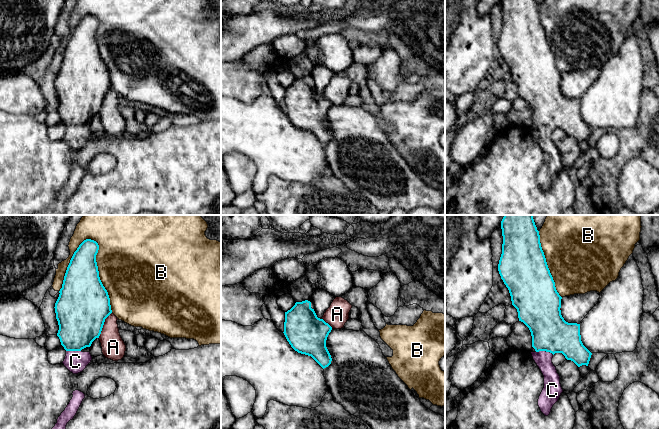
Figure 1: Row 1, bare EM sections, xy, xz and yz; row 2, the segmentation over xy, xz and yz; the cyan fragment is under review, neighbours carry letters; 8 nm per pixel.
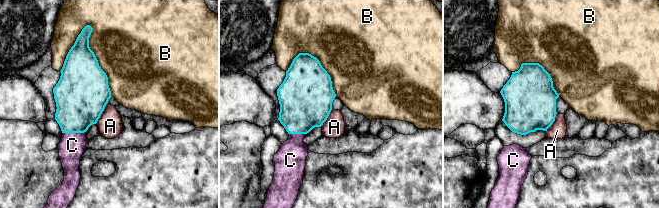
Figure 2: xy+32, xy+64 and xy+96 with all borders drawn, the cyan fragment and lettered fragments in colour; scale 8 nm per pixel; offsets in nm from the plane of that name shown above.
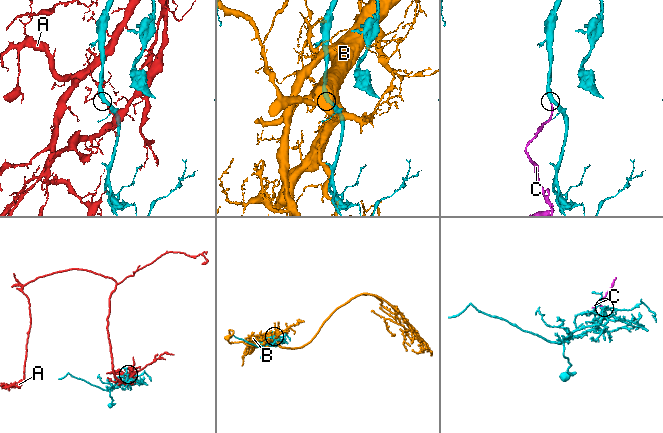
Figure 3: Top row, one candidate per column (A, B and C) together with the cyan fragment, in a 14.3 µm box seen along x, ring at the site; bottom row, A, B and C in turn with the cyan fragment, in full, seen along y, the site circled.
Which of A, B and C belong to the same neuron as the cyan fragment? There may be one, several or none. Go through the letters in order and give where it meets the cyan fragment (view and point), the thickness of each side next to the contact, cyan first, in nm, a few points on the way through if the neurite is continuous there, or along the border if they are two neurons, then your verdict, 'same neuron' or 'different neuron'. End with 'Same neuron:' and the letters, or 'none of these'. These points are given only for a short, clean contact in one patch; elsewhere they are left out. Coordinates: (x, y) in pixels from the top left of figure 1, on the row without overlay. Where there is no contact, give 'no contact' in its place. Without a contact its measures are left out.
A: contact xy (103, 100); calibres 420 and 190 nm; different neuron
B: contact xy (98, 48); calibres 400 and 500 nm; different neuron
C: contact yz (544, 126); calibres 300 and 140 nm; way yz (550, 108), (544, 126), (543, 135); same neuron
Same neuron: C

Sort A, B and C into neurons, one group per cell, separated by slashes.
A / B / C

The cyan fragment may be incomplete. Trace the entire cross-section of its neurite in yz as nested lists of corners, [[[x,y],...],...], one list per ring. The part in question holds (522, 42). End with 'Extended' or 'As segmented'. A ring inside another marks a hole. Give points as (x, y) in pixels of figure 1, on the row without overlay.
[[[501,0],[501,5],[502,5],[502,12],[503,12],[503,20],[502,20],[502,30],[501,30],[501,33],[499,36],[499,40],[498,40],[498,47],[501,52],[501,55],[503,56],[504,60],[506,61],[506,63],[509,66],[512,81],[517,85],[519,97],[523,98],[529,104],[529,106],[531,108],[532,123],[535,125],[535,127],[531,128],[531,130],[532,130],[533,136],[535,137],[535,139],[537,140],[537,142],[539,143],[539,145],[541,146],[541,148],[544,152],[544,164],[539,172],[538,182],[539,182],[541,188],[545,192],[548,192],[551,188],[553,181],[558,177],[561,169],[563,168],[563,165],[560,160],[560,152],[557,149],[556,143],[552,139],[553,131],[555,129],[562,129],[567,136],[573,137],[578,143],[580,143],[582,141],[588,142],[592,129],[583,121],[583,119],[581,117],[580,100],[568,99],[564,96],[564,94],[561,91],[560,84],[561,84],[562,73],[559,71],[559,69],[556,66],[555,58],[554,58],[553,53],[548,44],[546,34],[545,34],[544,28],[541,23],[541,19],[540,19],[539,7],[537,6],[536,1],[535,0]]]. Extended

